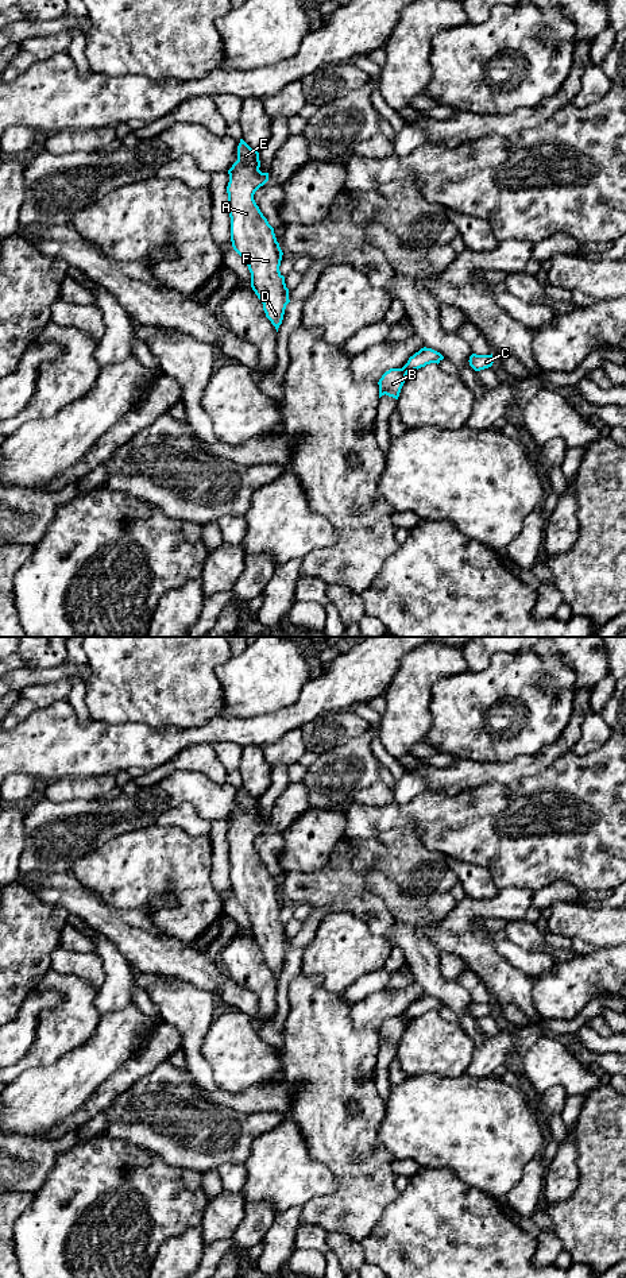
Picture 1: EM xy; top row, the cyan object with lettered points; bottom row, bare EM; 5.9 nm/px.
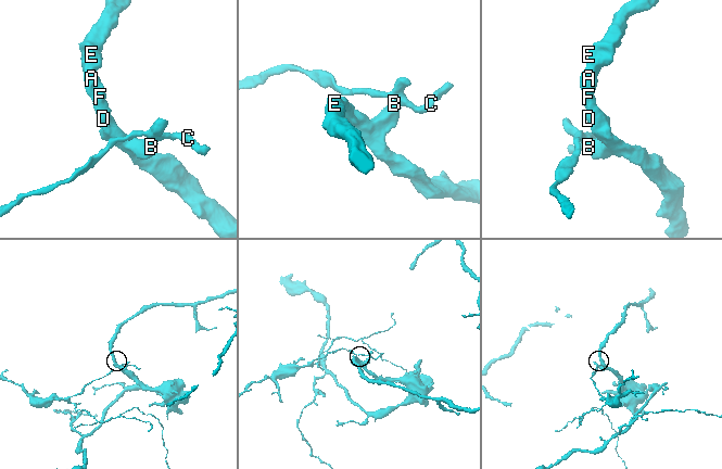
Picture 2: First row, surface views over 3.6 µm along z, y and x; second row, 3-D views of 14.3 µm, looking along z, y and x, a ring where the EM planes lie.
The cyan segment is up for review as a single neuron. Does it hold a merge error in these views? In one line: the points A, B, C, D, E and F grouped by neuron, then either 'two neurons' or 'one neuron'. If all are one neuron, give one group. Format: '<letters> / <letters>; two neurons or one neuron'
A B D E F / C; two neurons

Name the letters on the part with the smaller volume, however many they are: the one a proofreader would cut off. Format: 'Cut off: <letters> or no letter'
Cut off: C

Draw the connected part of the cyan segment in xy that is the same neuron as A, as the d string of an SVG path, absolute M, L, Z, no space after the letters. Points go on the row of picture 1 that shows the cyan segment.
M240 139L237 161L228 170L231 242L233 250L247 263L251 287L263 304L266 317L278 332L290 300L285 277L279 271L283 252L274 228L254 200L255 192L268 181L268 173L262 173L259 167L258 150Z

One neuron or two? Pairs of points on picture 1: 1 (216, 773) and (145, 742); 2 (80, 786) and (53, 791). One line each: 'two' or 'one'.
1: two
2: one

